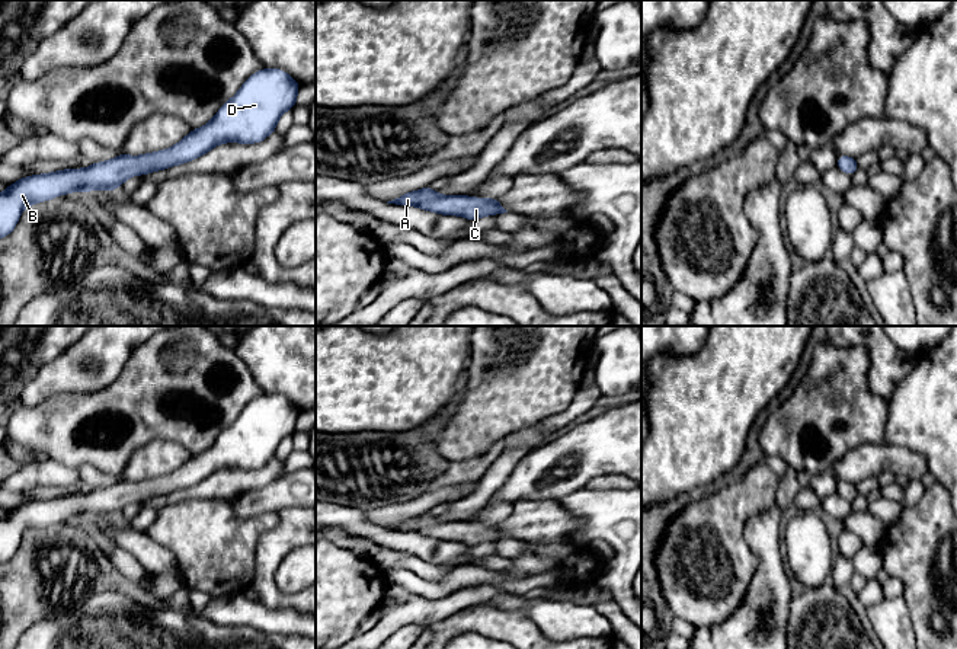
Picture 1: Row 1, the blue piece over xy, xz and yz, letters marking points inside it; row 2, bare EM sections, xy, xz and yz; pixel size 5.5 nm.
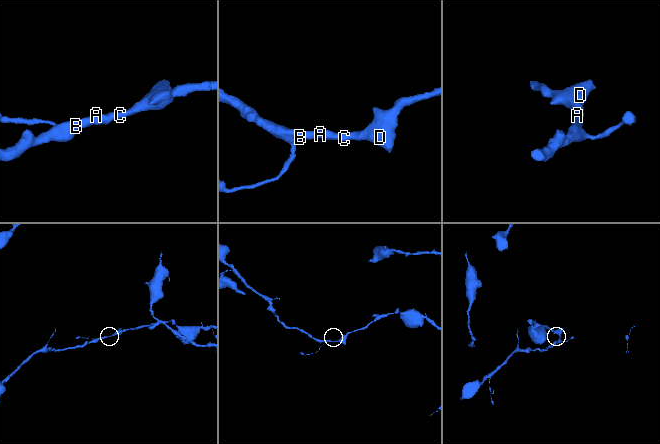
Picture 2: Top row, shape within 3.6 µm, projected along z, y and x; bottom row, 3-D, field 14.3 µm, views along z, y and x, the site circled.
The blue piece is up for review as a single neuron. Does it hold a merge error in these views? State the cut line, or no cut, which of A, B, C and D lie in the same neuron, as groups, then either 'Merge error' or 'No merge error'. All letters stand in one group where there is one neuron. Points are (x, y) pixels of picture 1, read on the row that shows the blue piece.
No split. Groups: A B C D. No merge error

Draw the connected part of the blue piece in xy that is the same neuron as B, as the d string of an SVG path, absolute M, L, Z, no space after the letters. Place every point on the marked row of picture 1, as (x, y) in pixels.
M262 68L225 102L204 127L192 130L173 147L156 153L118 157L86 169L26 176L0 192L0 239L16 227L20 212L39 201L70 192L116 191L135 175L148 175L201 157L221 143L253 144L276 131L281 115L297 103L300 83L284 70Z

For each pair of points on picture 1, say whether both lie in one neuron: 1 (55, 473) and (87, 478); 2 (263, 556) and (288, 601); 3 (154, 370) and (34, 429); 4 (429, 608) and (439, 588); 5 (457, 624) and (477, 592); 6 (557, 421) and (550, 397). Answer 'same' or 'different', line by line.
1: different
2: same
3: same
4: different
5: different
6: different

